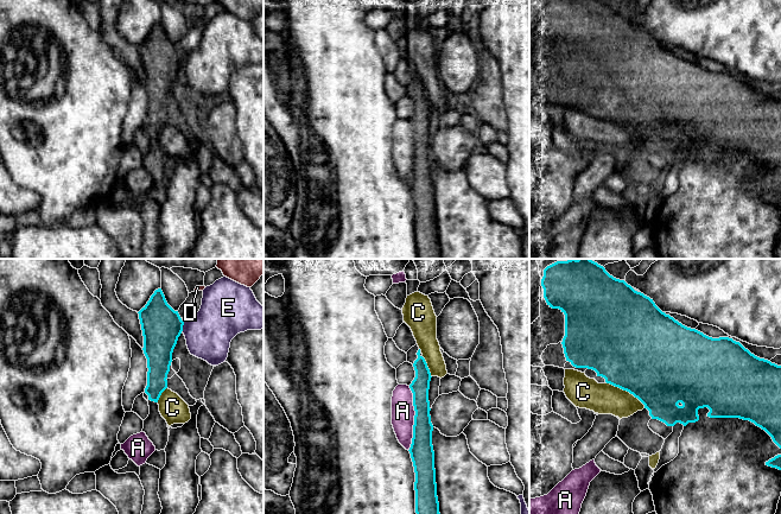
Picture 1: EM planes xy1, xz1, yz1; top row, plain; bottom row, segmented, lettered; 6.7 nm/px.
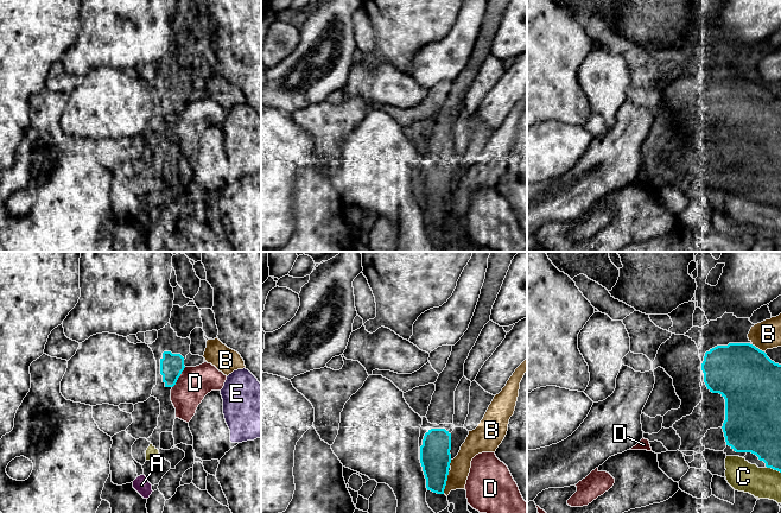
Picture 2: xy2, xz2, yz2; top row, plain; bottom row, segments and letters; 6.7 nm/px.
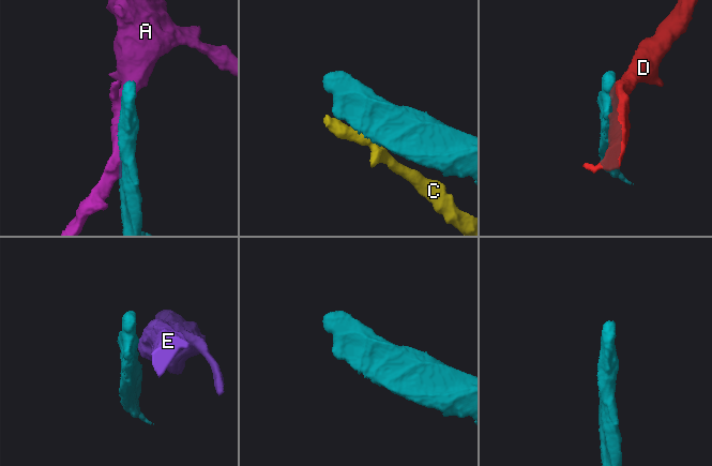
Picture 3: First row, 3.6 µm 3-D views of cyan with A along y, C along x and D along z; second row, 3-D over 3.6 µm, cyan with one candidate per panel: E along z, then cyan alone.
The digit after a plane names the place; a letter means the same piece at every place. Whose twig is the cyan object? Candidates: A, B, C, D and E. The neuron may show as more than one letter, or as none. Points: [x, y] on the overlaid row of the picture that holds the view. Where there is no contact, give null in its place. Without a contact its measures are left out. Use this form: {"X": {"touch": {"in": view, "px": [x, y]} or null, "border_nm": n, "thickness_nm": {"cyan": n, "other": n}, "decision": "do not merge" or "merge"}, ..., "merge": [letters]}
{"A": {"touch": {"in": "xz1", "px": [414, 418]}, "border_nm": 440, "thickness_nm": {"cyan": 160, "other": 160}, "decision": "do not merge"}, "B": {"touch": {"in": "xz2", "px": [445, 482]}, "border_nm": 160, "thickness_nm": {"cyan": 200, "other": 140}, "decision": "do not merge"}, "C": {"touch": {"in": "yz1", "px": [626, 389]}, "border_nm": 320, "thickness_nm": {"cyan": 500, "other": 200}, "decision": "do not merge"}, "D": {"touch": {"in": "xy2", "px": [178, 377]}, "border_nm": 170, "thickness_nm": {"cyan": 160, "other": 220}, "decision": "do not merge"}, "E": {"touch": {"in": "xy1", "px": [182, 327]}, "border_nm": 70, "thickness_nm": {"cyan": 280, "other": 320}, "decision": "do not merge"}, "merge": []}

